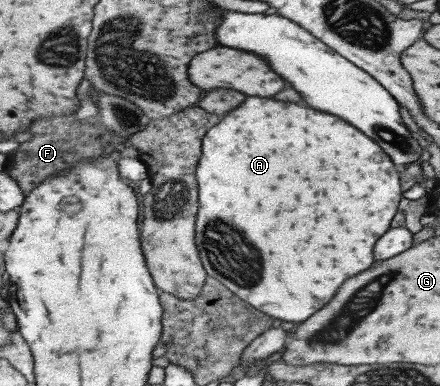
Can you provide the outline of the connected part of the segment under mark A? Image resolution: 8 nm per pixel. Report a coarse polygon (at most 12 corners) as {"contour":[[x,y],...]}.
{"contour":[[309,106],[203,139],[209,276],[284,325],[375,264],[399,172]]}

